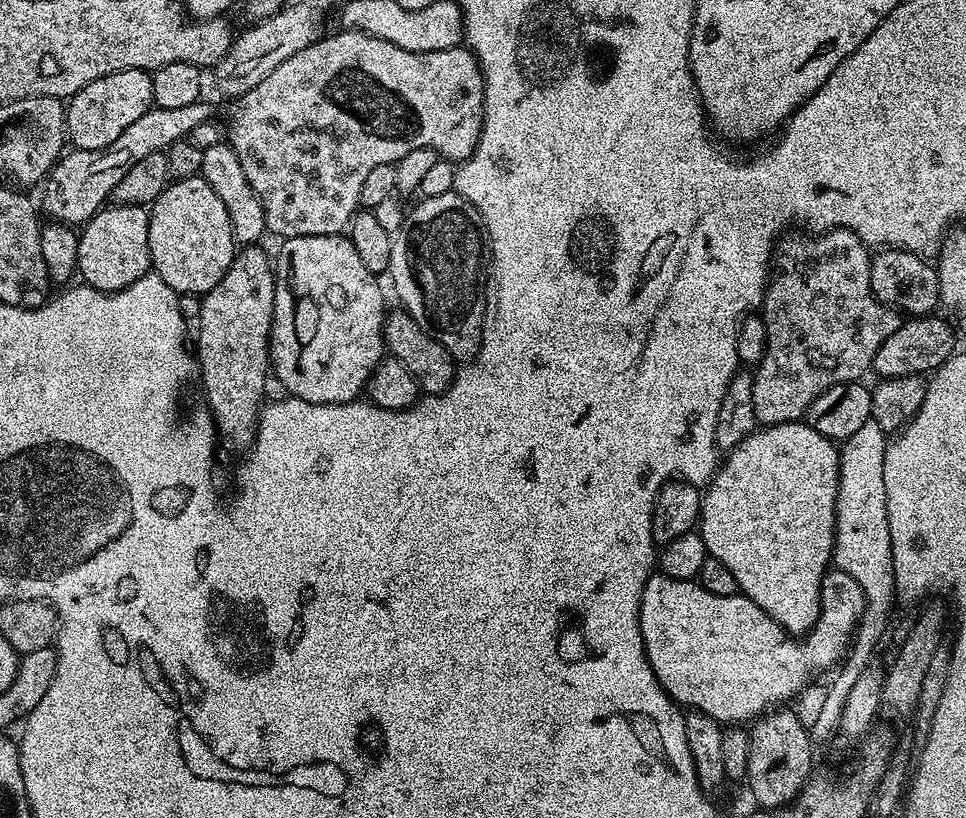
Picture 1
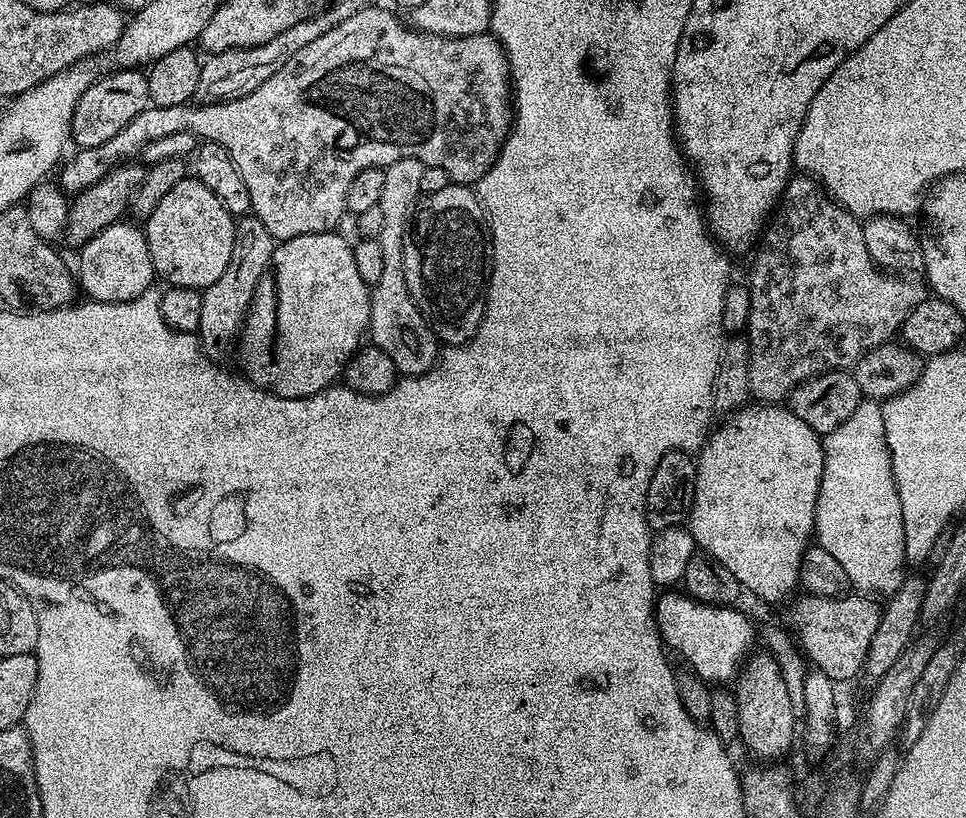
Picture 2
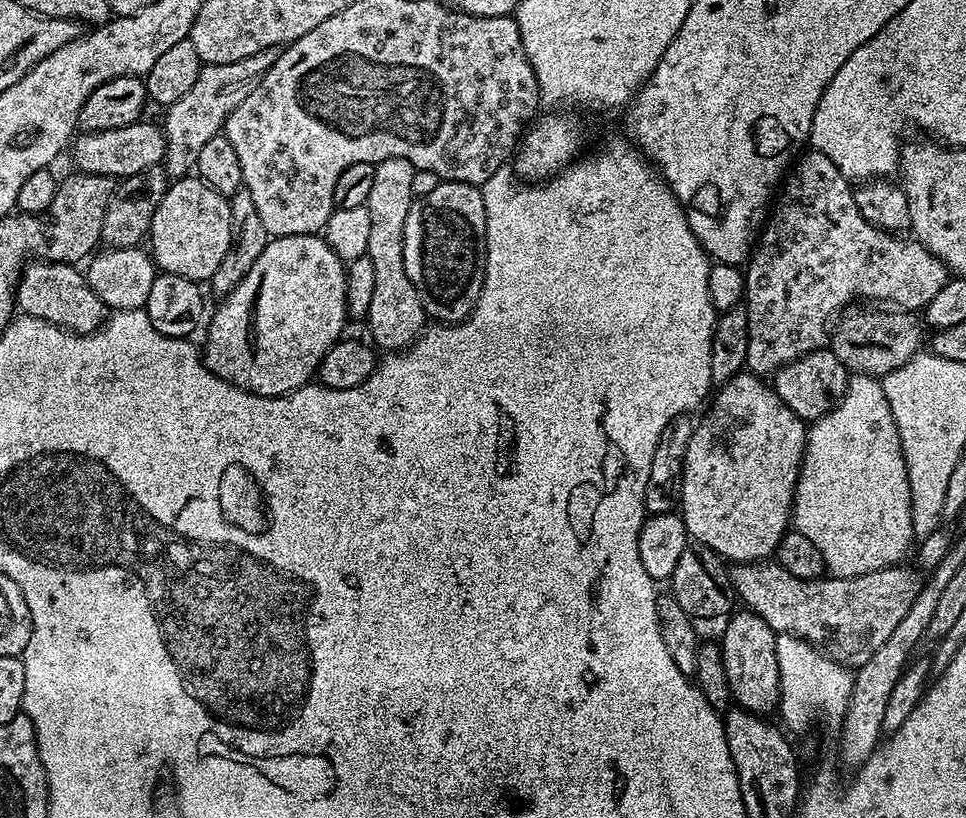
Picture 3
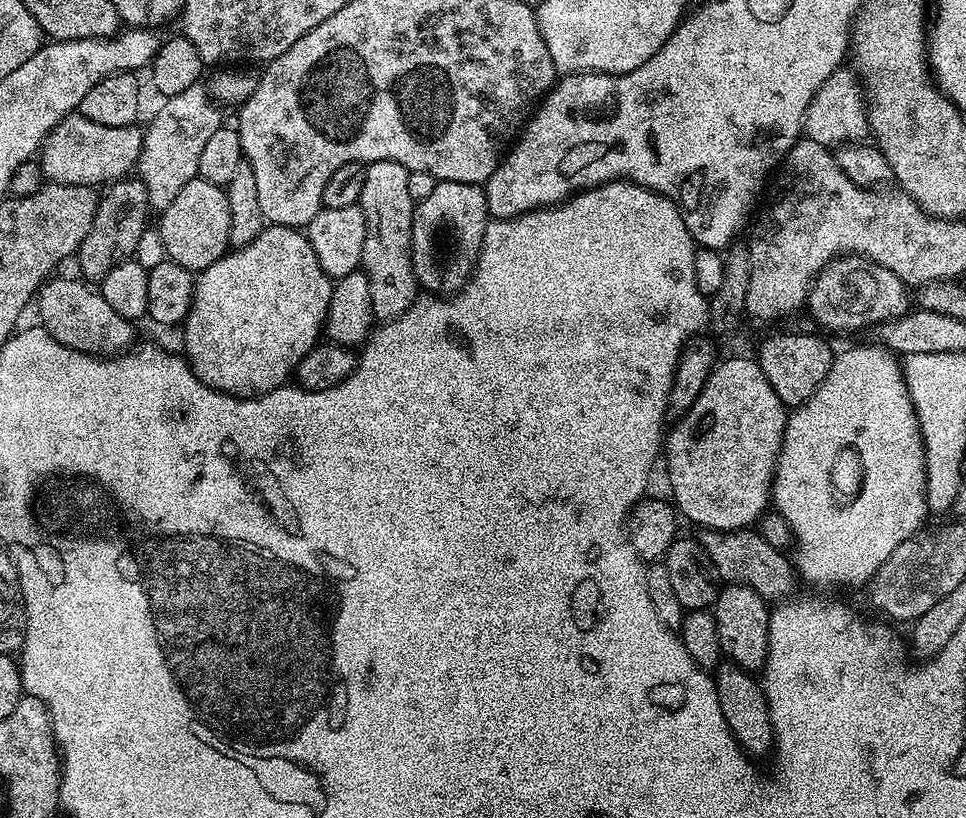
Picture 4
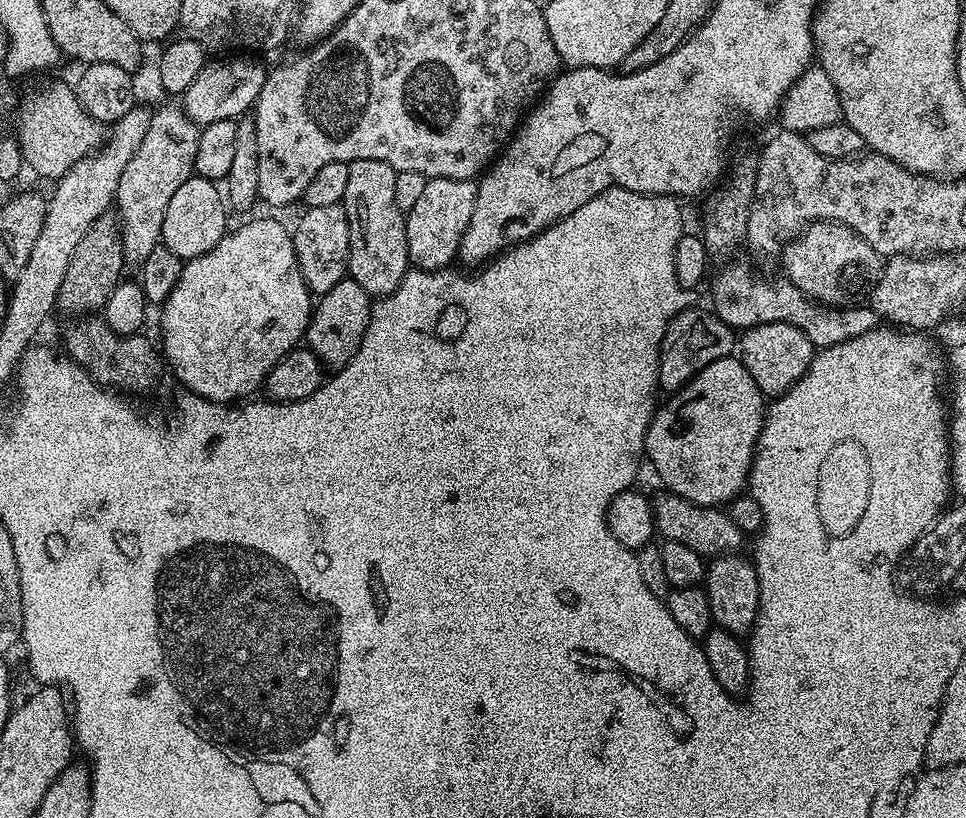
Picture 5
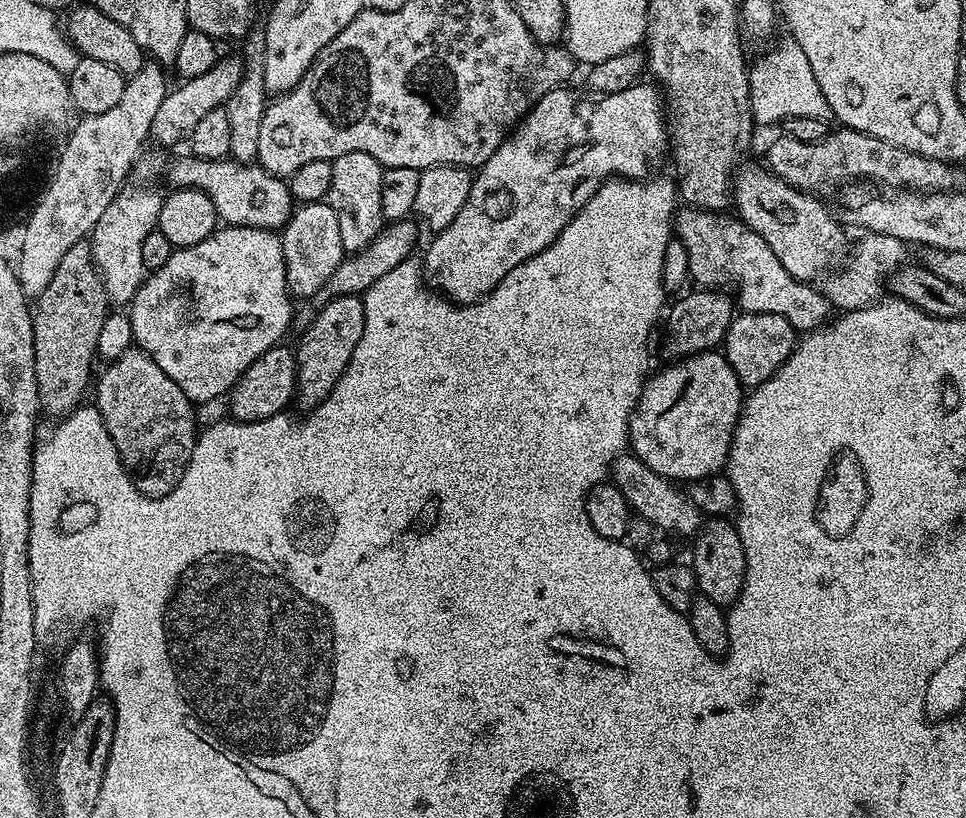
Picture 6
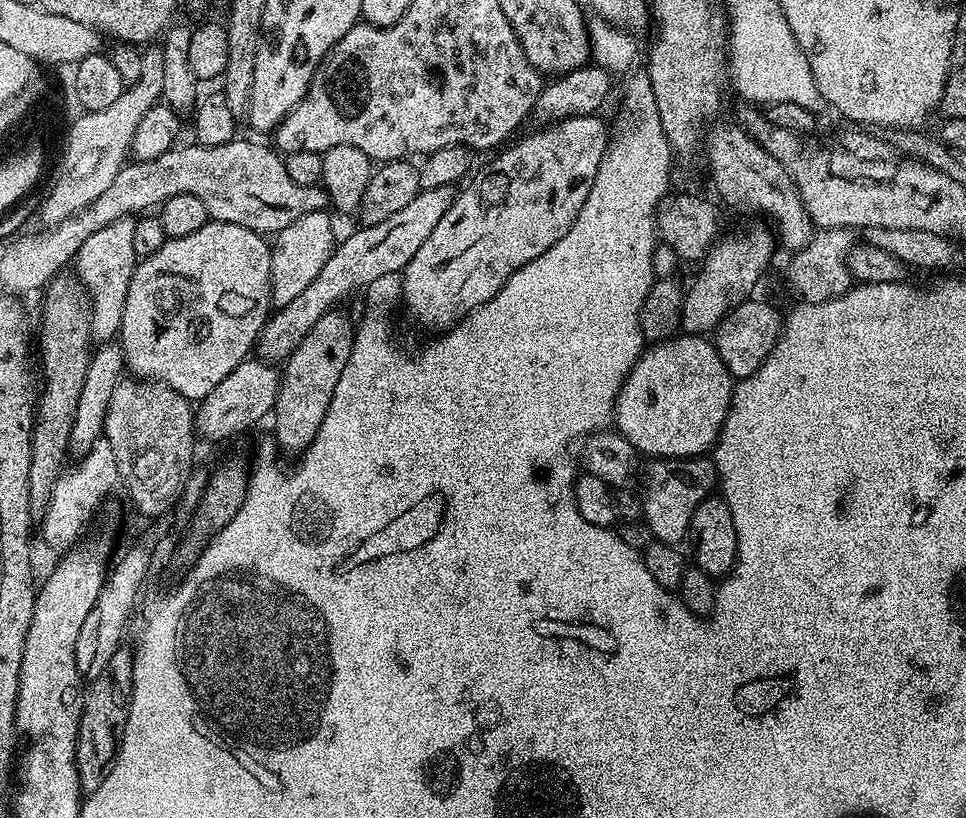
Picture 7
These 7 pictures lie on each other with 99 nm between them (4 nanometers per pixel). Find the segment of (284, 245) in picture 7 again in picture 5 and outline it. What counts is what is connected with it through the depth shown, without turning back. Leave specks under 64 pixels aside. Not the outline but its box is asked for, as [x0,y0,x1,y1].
[291,203,350,294]

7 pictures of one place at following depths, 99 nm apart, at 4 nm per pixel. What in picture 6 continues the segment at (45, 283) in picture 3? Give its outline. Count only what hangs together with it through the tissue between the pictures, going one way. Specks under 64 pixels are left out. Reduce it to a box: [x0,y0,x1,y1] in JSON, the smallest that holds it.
[94,350,196,496]

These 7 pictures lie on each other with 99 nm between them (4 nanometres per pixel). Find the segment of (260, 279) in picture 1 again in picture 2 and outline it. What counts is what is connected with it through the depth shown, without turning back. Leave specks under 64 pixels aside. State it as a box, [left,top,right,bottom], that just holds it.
[198,214,277,362]

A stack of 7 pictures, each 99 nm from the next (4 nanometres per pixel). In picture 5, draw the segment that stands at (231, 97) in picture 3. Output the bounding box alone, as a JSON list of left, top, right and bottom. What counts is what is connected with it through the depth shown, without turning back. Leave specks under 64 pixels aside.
[115,107,200,266]

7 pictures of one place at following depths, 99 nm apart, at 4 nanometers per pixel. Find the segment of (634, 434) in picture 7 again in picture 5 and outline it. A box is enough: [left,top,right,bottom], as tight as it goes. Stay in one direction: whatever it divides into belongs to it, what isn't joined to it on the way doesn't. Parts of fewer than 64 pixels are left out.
[643,355,764,508]

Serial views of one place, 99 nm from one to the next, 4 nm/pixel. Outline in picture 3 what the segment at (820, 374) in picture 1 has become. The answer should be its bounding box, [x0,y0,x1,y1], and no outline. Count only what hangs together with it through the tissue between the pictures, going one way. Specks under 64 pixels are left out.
[743,151,950,378]

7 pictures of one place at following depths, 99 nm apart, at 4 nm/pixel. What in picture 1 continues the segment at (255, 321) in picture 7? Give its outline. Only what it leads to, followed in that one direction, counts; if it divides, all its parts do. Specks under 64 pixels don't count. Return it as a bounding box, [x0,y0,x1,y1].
[268,235,385,404]

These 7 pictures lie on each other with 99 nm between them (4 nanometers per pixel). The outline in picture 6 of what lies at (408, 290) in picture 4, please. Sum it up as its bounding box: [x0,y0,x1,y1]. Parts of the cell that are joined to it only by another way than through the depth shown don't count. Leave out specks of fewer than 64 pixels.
[326,152,386,254]

